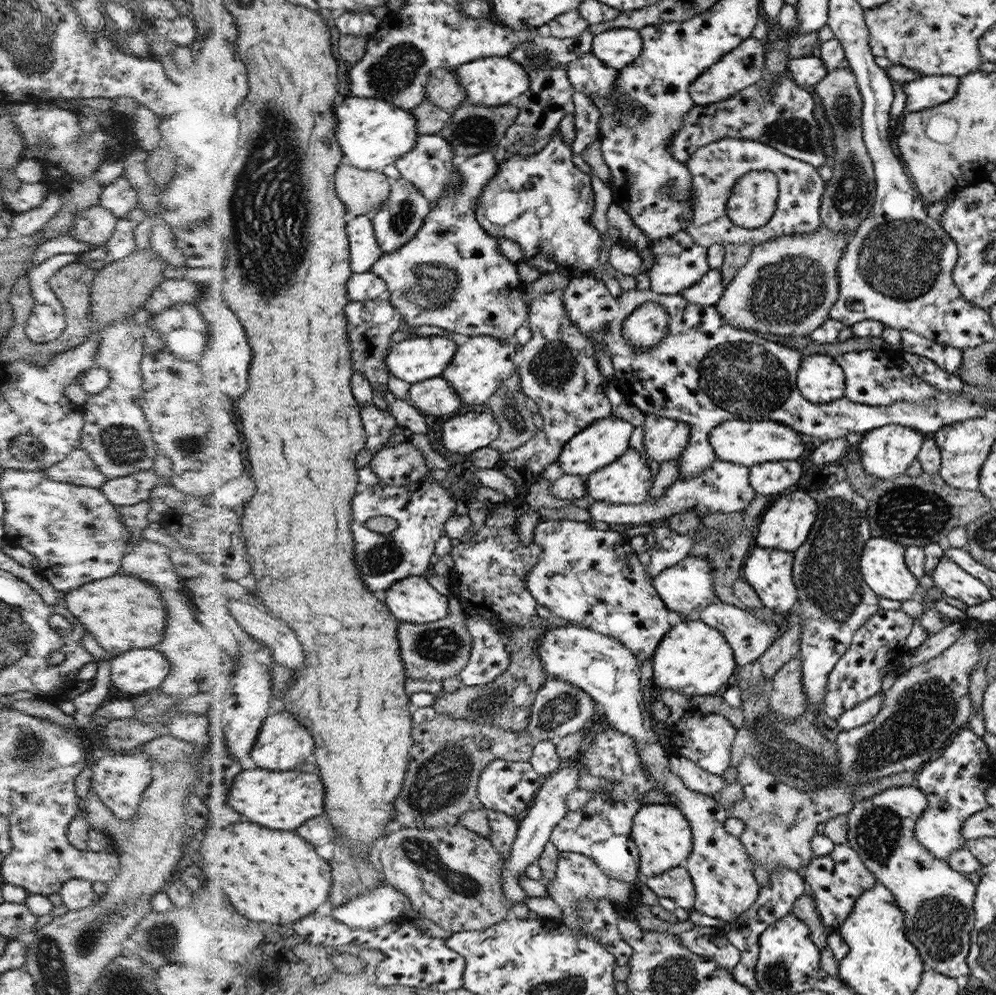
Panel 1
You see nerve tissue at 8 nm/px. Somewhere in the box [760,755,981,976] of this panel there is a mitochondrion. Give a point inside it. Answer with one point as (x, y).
(940, 924)

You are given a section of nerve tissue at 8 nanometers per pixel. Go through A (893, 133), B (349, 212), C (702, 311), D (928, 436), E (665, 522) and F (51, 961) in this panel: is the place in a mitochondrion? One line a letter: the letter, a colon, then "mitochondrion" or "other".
A: other
B: other
C: other
D: other
E: other
F: mitochondrion

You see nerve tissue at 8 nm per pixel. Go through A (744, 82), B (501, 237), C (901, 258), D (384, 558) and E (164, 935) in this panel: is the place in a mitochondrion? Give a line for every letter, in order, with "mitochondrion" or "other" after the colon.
A: other
B: other
C: mitochondrion
D: mitochondrion
E: mitochondrion

